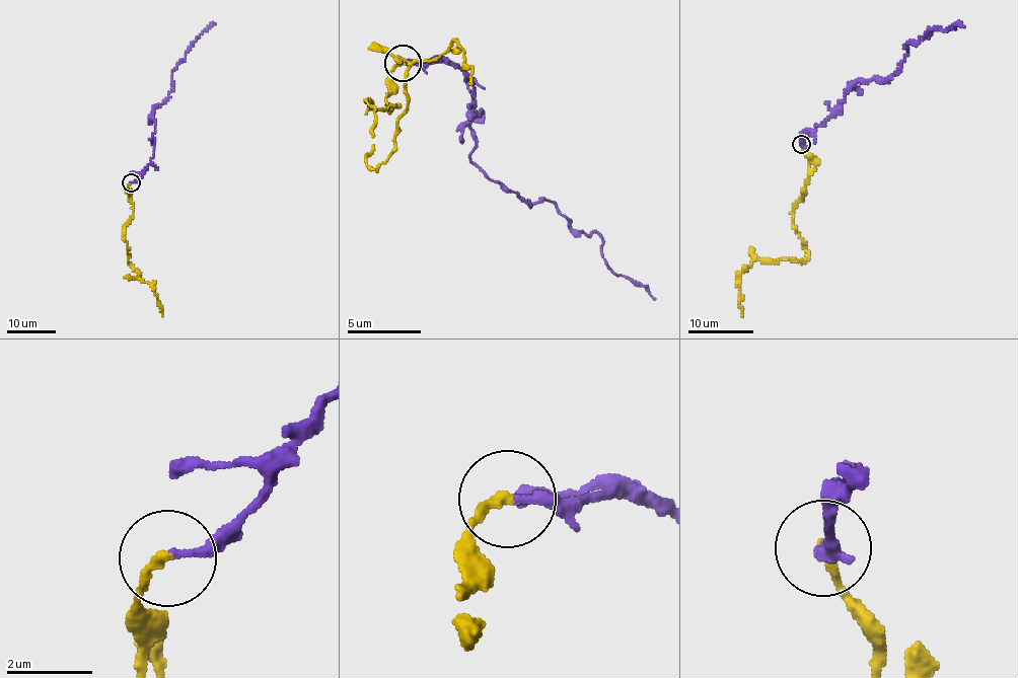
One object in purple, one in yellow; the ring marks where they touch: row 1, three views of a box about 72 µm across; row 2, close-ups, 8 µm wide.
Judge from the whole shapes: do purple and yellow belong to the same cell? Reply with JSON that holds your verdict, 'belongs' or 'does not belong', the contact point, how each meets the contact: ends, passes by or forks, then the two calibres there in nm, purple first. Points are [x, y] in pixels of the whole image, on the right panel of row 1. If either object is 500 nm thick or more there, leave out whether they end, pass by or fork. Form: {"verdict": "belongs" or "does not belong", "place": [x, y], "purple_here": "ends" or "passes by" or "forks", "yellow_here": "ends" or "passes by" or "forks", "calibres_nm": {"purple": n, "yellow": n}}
{"verdict": "belongs", "place": [801, 144], "purple_here": "ends", "yellow_here": "ends", "calibres_nm": {"purple": 220, "yellow": 200}}

